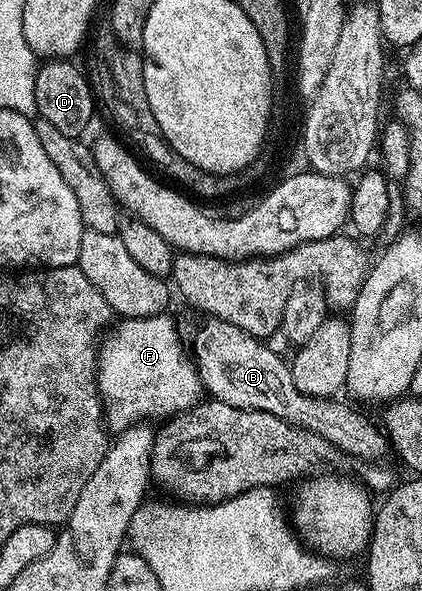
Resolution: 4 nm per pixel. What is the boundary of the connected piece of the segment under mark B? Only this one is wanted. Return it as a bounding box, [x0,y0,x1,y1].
[193,317,389,461]

